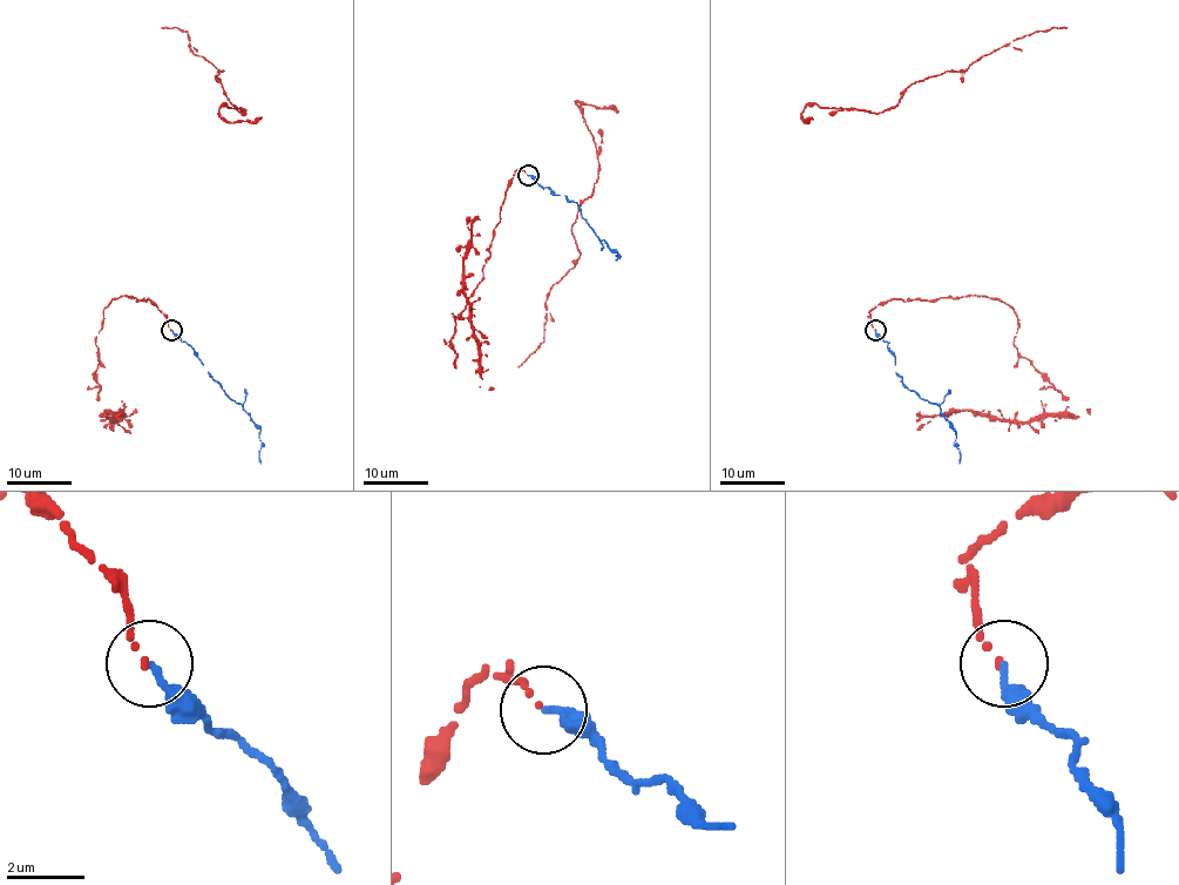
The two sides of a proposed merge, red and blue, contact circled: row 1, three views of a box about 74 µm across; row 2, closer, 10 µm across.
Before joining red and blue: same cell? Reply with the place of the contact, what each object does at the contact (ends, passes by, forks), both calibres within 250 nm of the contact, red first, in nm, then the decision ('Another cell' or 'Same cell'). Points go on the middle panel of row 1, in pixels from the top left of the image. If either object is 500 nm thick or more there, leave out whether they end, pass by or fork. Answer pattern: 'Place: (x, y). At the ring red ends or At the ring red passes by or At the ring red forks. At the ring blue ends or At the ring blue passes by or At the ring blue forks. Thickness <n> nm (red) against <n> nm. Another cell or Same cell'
Place: (528, 175). At the ring red ends. At the ring blue ends. Thickness 140 nm (red) against 200 nm. Same cell

